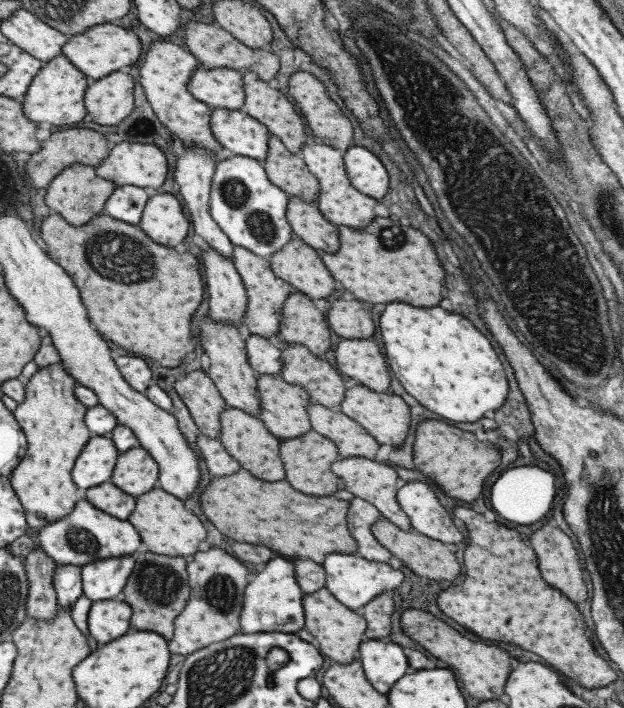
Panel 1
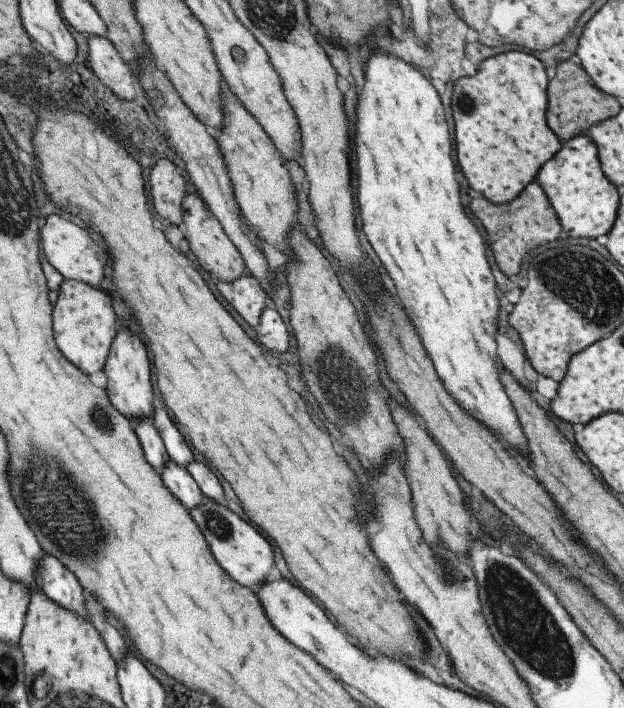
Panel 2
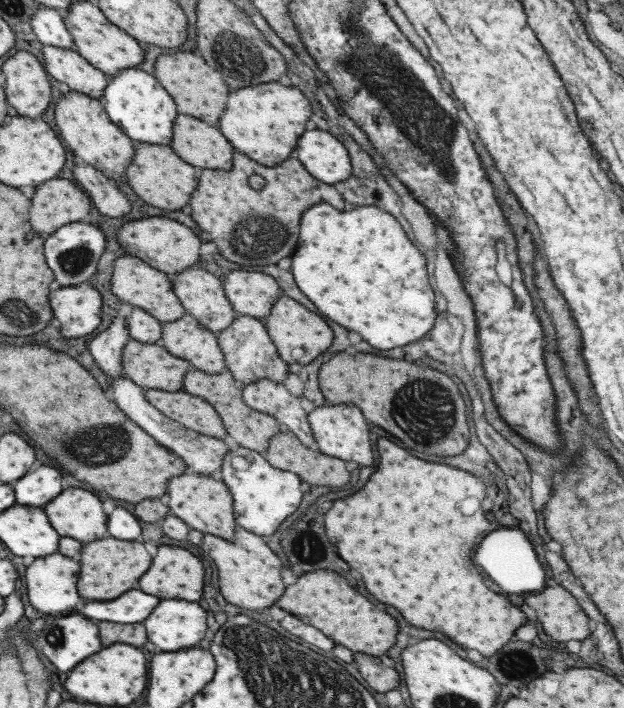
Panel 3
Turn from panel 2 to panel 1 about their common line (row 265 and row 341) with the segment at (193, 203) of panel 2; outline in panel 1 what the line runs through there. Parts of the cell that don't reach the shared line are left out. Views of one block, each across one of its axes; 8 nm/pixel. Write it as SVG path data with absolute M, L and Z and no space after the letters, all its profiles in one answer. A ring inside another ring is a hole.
M207 315L199 324L199 344L209 359L206 375L215 385L226 407L233 407L249 415L257 416L259 414L257 372L247 362L245 344L241 340L237 327L231 324L218 324Z

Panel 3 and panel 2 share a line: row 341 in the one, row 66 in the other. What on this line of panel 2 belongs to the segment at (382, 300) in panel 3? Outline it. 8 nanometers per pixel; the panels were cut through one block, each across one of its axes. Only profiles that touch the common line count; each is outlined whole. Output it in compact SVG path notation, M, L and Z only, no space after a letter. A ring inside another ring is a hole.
M375 50L367 58L367 64L363 70L363 88L357 96L357 106L355 106L355 136L353 136L353 152L355 152L355 164L357 164L357 210L359 210L359 218L361 218L361 230L367 238L367 242L371 244L373 252L377 254L377 260L381 262L385 274L393 282L395 296L399 298L403 310L407 312L407 318L415 326L419 340L421 340L423 348L427 350L429 358L433 360L435 372L437 372L439 380L443 382L445 390L451 392L451 396L455 396L459 406L465 408L473 418L477 418L483 426L487 426L491 432L501 436L509 448L517 448L517 450L525 452L523 434L519 430L519 424L515 420L511 404L509 404L509 400L507 400L507 396L497 380L497 370L501 366L497 356L495 356L495 342L493 342L495 316L497 316L497 296L495 296L495 282L493 282L493 276L491 276L487 260L485 260L485 242L481 236L477 236L477 228L463 214L463 208L459 204L459 196L457 196L459 184L455 180L455 166L451 160L451 140L449 140L449 132L447 132L447 122L443 118L441 100L428 79L427 75L419 72L418 68L399 60L397 56L393 56L389 52Z

